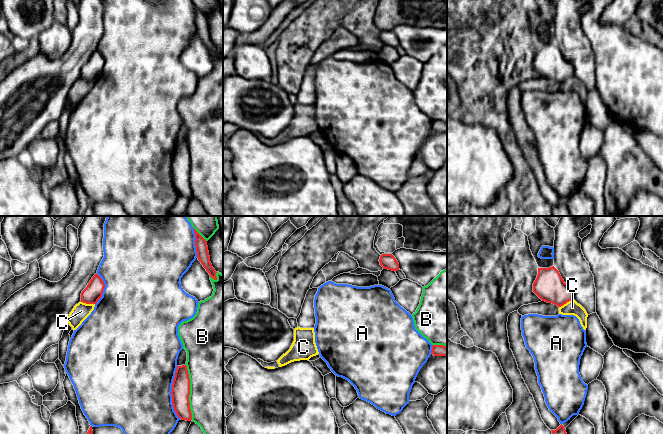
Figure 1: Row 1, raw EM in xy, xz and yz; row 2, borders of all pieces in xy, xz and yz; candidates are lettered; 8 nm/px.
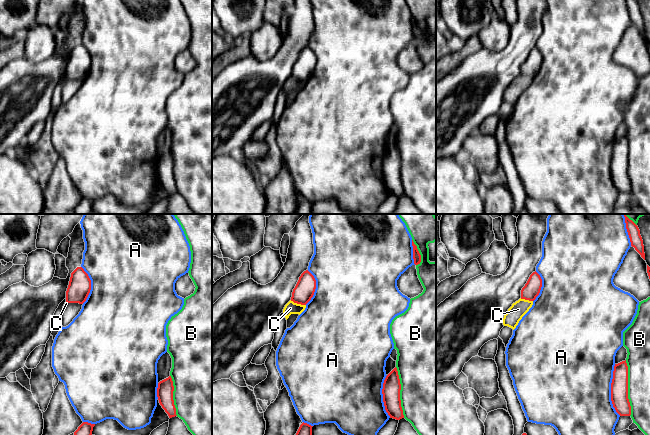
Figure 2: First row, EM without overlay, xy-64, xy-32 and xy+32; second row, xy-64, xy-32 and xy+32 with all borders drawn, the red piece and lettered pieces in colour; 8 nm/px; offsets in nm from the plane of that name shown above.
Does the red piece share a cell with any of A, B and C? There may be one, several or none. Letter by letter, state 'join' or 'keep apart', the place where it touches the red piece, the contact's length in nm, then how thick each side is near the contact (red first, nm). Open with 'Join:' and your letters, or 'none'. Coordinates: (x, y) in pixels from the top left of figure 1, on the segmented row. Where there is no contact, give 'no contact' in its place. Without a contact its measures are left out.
Join: none
A: keep apart; contact xy (171, 392); length 420 nm; calibres 150 and 500 nm
B: keep apart; contact xy (189, 392); length 460 nm; calibres 150 and 500 nm
C: keep apart; contact yz (566, 302); length 140 nm; calibres 240 and 110 nm

